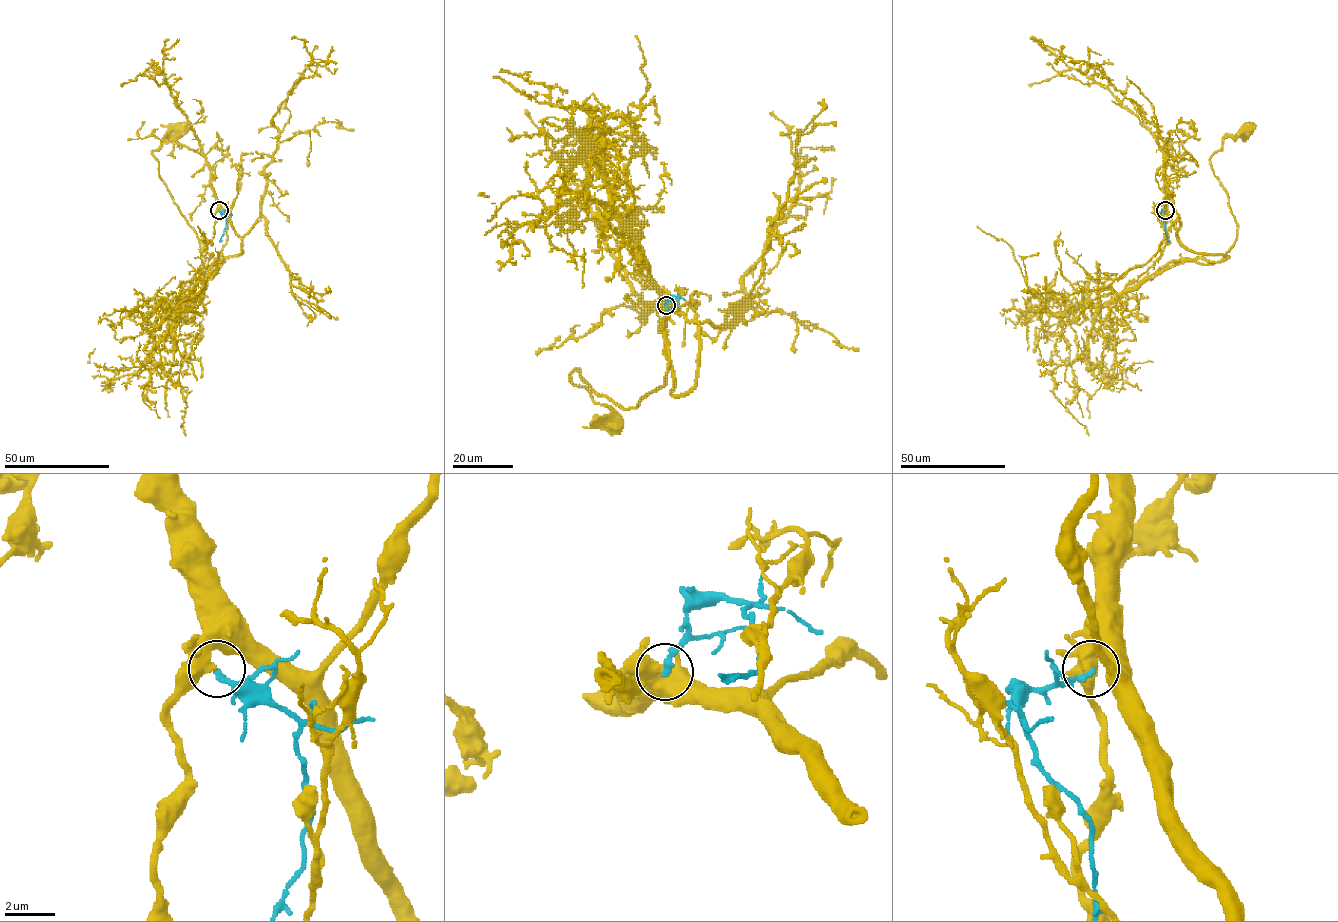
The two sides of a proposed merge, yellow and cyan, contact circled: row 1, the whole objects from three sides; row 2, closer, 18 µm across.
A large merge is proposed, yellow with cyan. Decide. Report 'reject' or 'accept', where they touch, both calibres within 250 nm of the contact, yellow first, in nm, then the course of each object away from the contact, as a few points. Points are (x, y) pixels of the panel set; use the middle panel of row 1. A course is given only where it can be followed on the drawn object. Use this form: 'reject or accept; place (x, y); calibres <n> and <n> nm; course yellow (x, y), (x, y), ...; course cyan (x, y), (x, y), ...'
reject; place (666, 305); calibres 400 and 240 nm; course yellow (666, 304), (698, 324), (696, 383), (671, 393), (667, 348), (664, 384), (622, 408), (575, 369), (611, 421); course cyan (666, 304), (670, 297), (676, 297), (678, 304), (668, 309), (671, 309)

